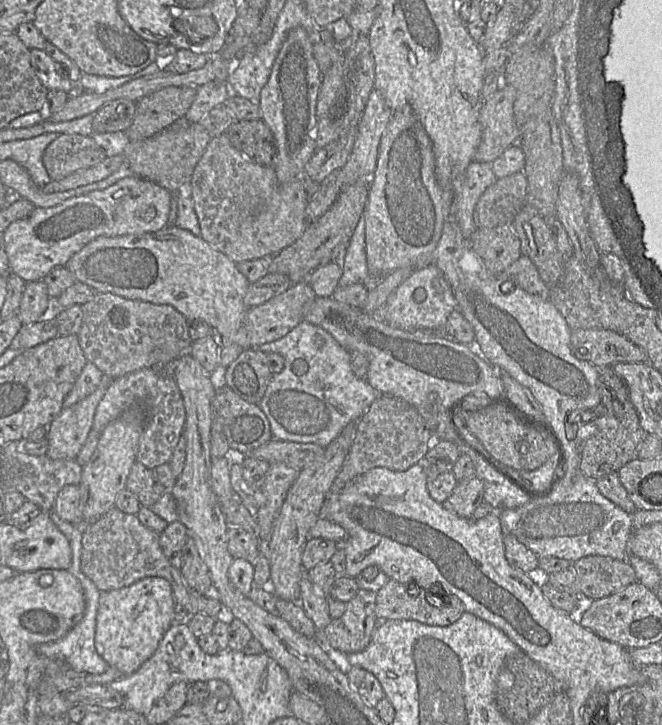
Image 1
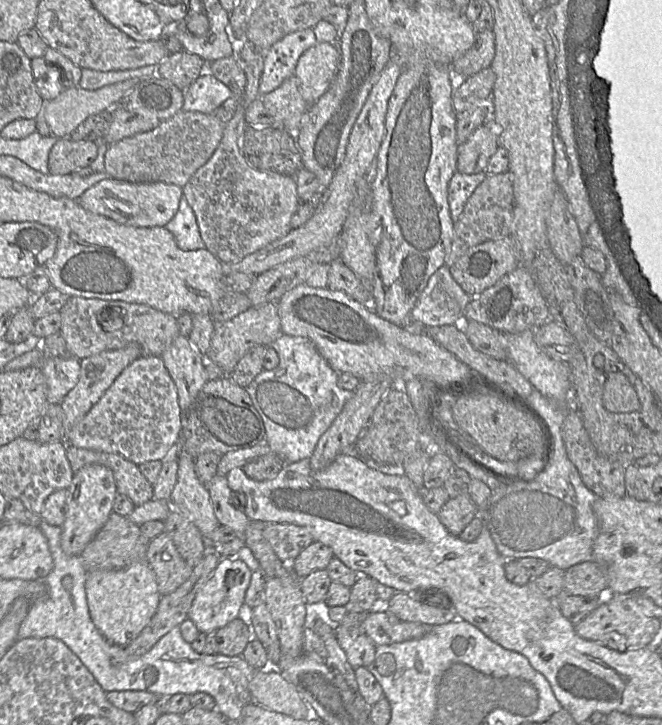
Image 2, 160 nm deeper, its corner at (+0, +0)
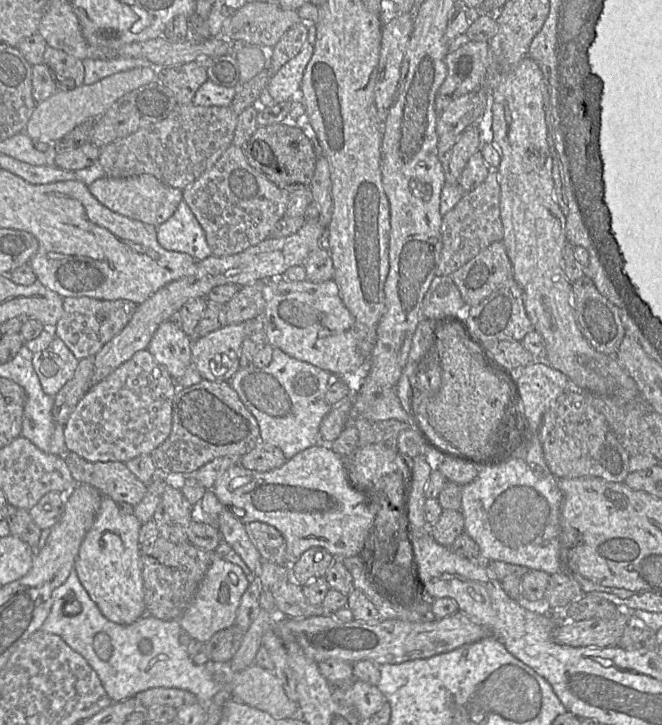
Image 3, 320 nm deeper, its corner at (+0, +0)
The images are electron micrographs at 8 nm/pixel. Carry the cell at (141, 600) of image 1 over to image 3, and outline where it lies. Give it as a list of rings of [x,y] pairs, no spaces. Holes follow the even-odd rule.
[[[103,496],[74,563],[74,570],[91,600],[108,620],[120,625],[129,625],[146,614],[138,542],[142,525],[134,514],[121,514],[117,503]]]

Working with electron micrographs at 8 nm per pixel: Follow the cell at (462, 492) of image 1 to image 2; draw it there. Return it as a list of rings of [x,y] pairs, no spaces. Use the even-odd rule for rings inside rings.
[[[469,494],[449,498],[438,513],[440,522],[454,536],[459,536],[477,516],[478,508]]]

